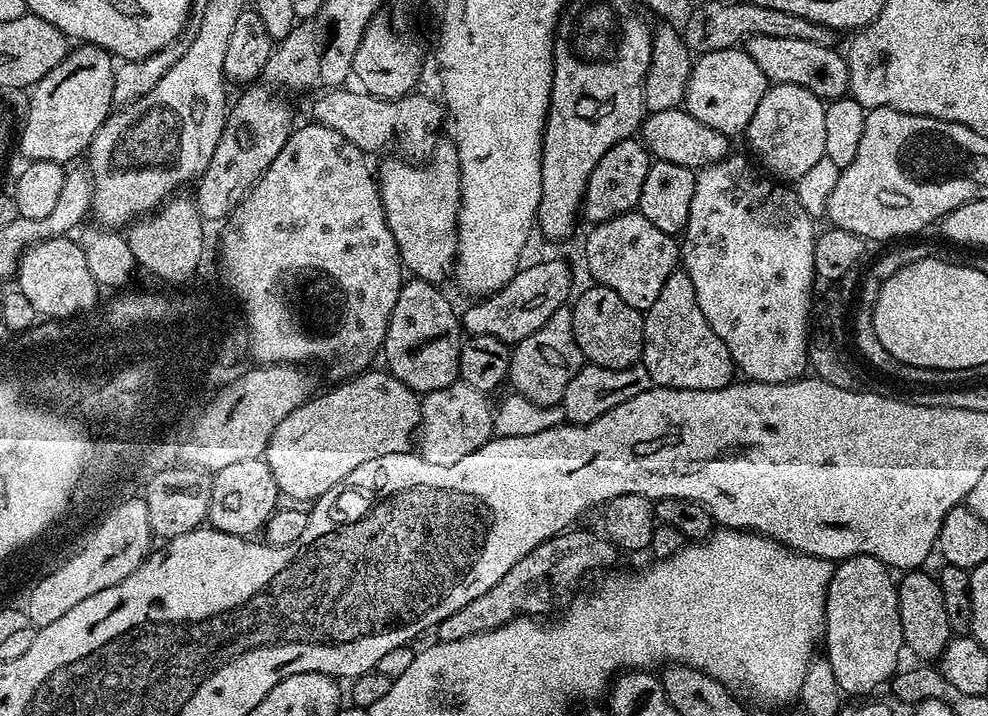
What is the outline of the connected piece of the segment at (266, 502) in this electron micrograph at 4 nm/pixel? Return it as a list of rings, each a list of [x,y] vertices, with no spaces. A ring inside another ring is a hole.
[[[263,458],[222,466],[222,470],[212,476],[212,497],[207,523],[219,532],[245,538],[255,537],[276,511],[276,499],[281,499],[281,496],[280,488],[274,482],[274,474],[270,474],[270,466]]]

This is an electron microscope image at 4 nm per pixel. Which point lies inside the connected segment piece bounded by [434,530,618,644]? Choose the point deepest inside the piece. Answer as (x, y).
(545, 581)

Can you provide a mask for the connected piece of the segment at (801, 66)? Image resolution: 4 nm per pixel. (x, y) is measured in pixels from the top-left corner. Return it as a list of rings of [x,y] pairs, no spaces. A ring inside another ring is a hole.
[[[750,36],[743,41],[744,51],[758,62],[758,70],[772,84],[793,84],[809,88],[821,100],[840,100],[849,95],[848,61],[836,53],[835,47],[818,46],[818,42],[802,42],[802,38],[766,38]]]

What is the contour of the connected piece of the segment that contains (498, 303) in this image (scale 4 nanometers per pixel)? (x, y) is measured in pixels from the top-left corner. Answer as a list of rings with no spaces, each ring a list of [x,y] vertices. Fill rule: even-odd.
[[[540,260],[537,264],[521,267],[514,278],[510,278],[510,282],[506,282],[506,286],[502,286],[496,292],[477,299],[469,306],[465,312],[462,312],[462,328],[468,336],[489,336],[490,338],[498,338],[503,344],[514,346],[522,338],[530,338],[530,334],[534,334],[534,330],[539,330],[542,326],[546,326],[546,322],[550,322],[550,314],[554,314],[554,310],[565,307],[569,303],[572,292],[572,268],[564,260]]]

